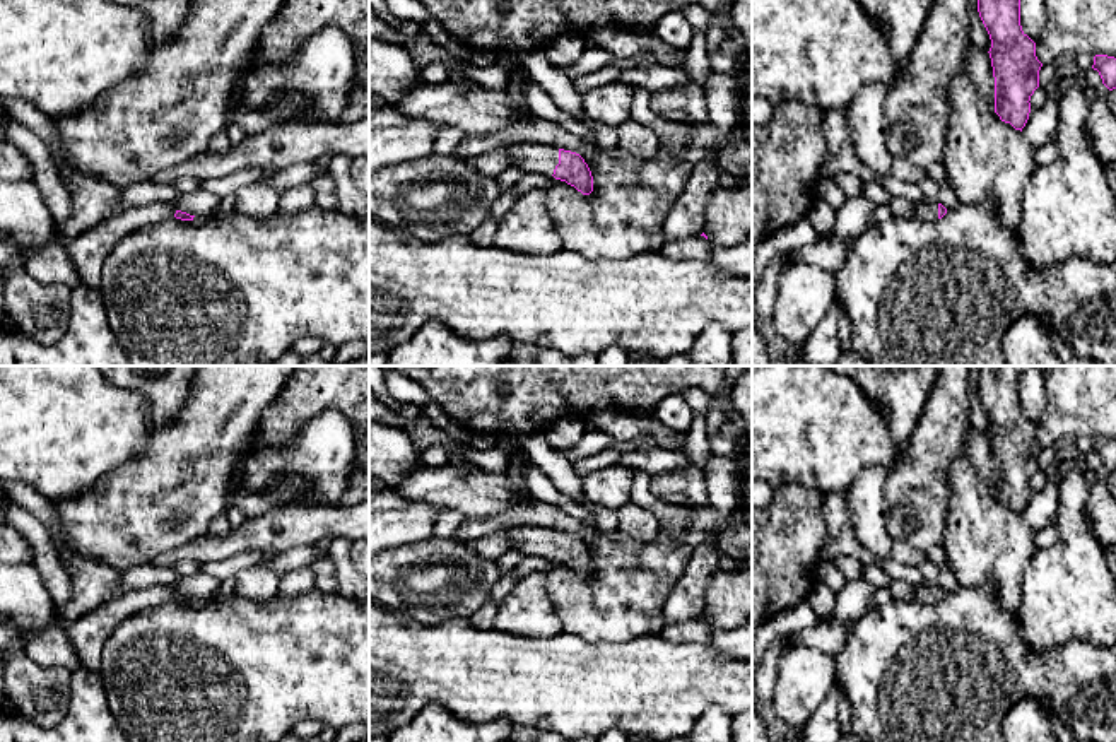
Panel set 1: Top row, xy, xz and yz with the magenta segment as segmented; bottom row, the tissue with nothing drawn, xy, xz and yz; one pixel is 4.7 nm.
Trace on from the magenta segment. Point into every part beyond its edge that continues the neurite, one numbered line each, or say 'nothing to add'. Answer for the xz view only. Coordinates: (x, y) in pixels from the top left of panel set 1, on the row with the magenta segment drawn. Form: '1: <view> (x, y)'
1: xz (530, 158)

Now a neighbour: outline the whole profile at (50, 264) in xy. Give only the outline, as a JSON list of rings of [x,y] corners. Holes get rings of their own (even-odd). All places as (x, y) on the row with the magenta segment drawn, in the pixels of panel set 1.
[[[62,243],[32,250],[24,256],[22,268],[41,284],[65,284],[70,289],[80,284],[80,277]]]

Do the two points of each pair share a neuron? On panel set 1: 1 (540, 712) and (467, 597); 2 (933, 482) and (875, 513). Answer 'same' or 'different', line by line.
1: different
2: different

